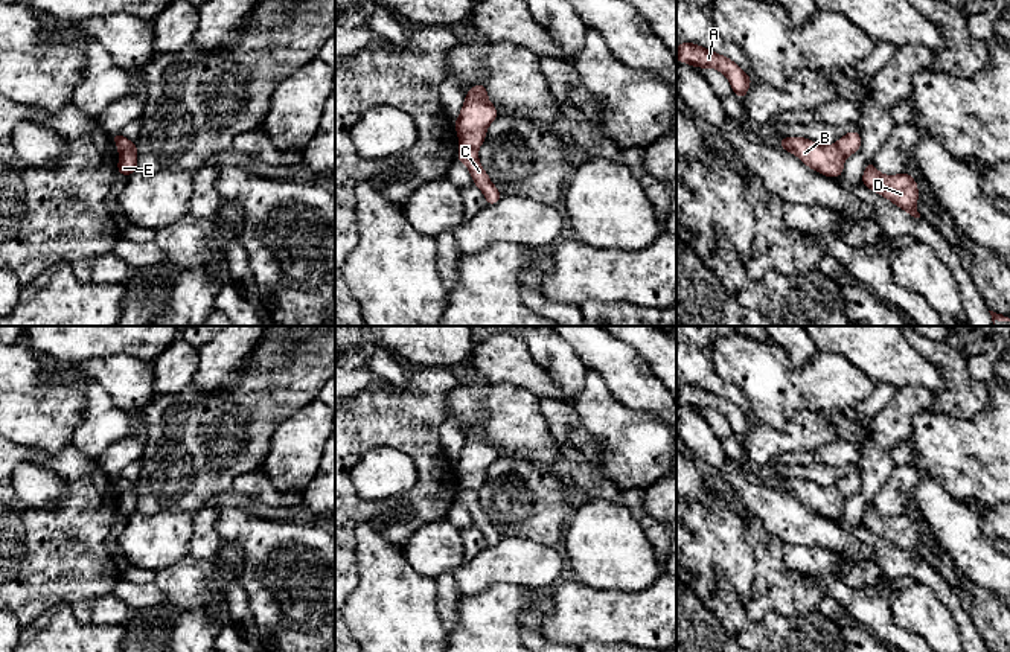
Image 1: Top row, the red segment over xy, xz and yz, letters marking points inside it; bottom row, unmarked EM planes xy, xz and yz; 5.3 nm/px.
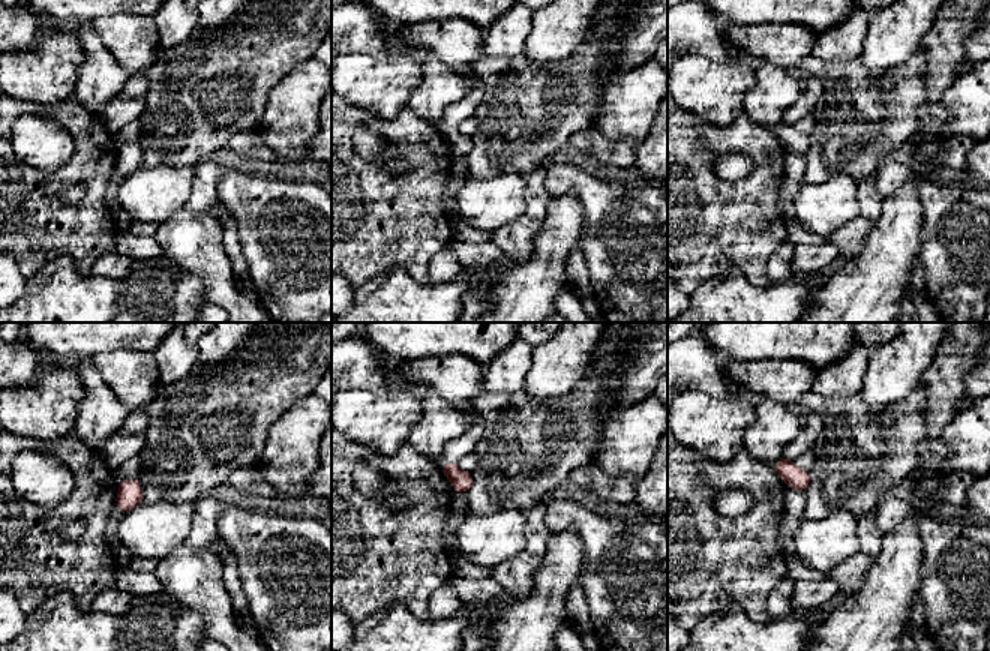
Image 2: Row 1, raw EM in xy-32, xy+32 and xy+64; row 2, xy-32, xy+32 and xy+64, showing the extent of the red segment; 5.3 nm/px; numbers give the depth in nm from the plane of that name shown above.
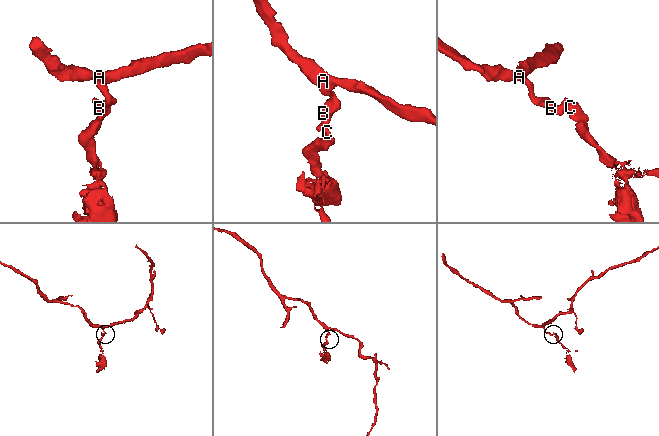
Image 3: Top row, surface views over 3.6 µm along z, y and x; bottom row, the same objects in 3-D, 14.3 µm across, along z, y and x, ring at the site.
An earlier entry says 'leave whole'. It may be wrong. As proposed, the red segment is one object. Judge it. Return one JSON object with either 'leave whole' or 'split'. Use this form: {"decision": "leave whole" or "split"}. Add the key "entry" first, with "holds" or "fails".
{"entry": "fails", "decision": "split"}

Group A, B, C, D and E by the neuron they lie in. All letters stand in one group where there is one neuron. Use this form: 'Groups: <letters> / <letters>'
Groups: A B E / C D

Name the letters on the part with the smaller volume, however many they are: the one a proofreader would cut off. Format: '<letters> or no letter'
C, D

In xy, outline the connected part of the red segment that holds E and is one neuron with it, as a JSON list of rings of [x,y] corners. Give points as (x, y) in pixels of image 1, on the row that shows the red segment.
[[[137,146],[123,154],[119,154],[117,174],[129,177],[137,171]]]

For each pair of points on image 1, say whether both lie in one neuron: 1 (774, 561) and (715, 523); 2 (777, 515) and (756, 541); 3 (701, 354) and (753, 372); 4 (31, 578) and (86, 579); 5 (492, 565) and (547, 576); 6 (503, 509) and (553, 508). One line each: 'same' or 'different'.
1: different
2: different
3: different
4: same
5: same
6: same

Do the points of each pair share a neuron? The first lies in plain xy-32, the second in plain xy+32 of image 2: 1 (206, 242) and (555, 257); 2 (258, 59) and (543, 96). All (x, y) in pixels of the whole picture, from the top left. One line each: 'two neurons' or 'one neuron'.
1: two neurons
2: one neuron

